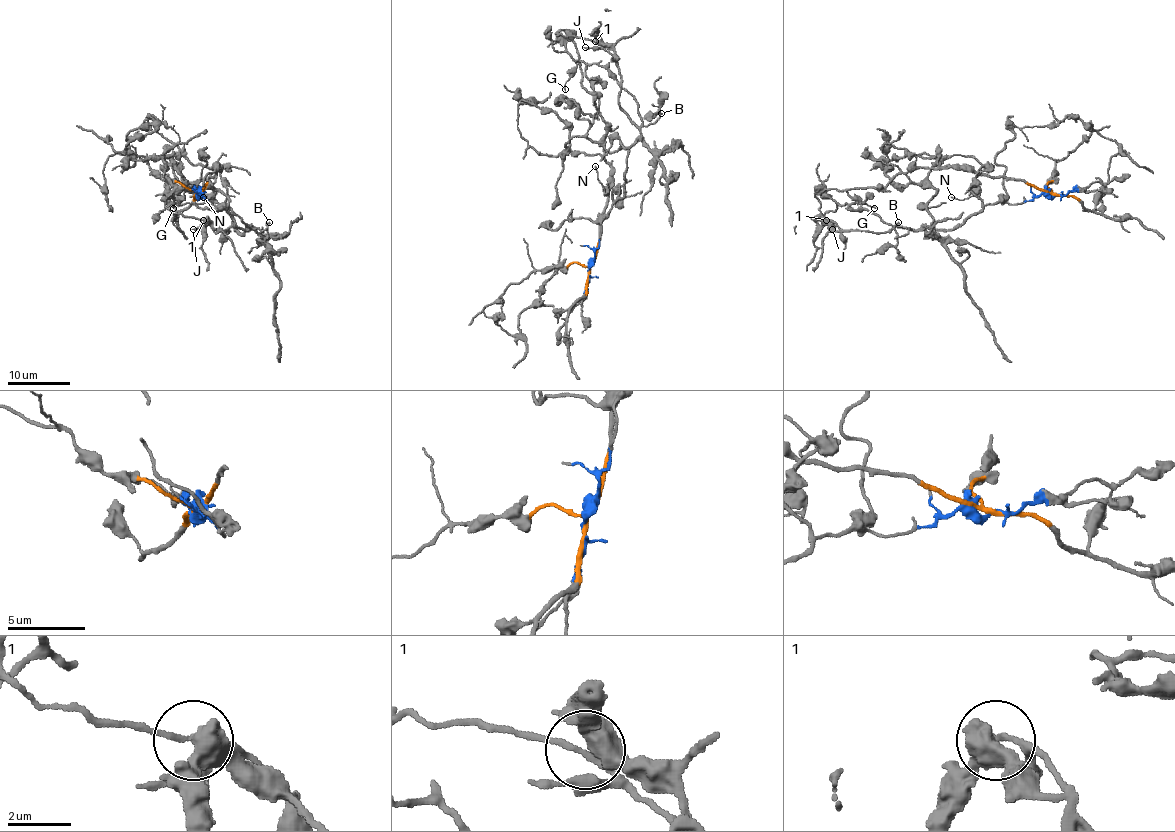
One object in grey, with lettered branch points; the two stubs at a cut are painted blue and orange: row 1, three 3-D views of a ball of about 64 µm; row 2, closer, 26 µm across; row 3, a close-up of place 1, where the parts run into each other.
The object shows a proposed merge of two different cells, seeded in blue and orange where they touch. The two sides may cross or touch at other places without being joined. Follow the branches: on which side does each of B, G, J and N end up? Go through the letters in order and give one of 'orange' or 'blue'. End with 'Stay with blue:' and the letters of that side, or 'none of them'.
B: blue
G: orange
J: orange
N: orange
Stay with blue: B

